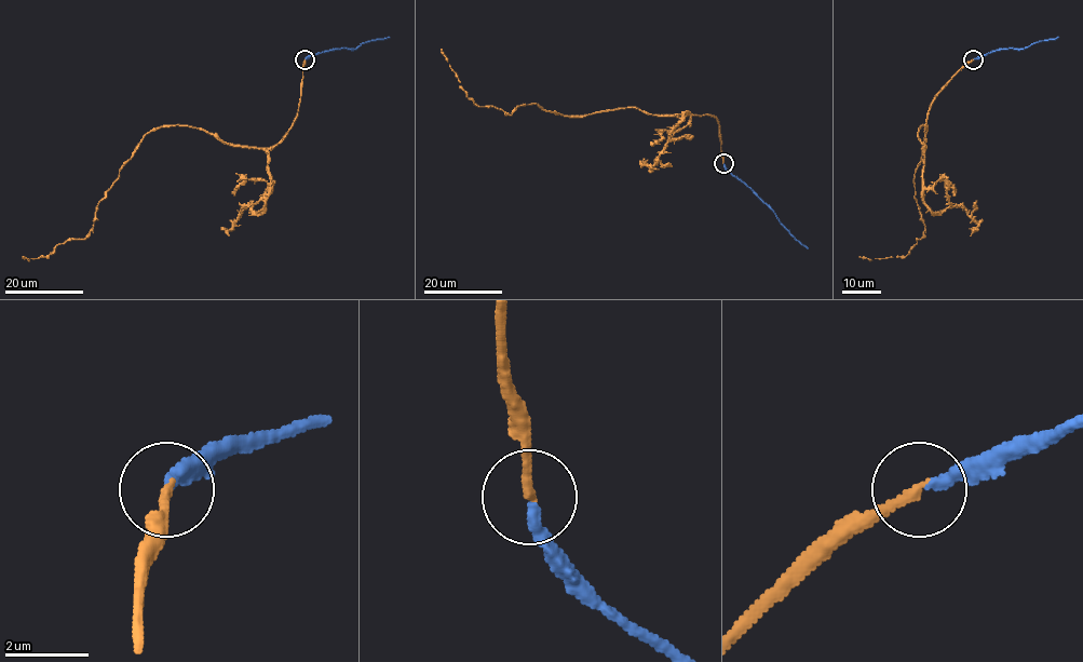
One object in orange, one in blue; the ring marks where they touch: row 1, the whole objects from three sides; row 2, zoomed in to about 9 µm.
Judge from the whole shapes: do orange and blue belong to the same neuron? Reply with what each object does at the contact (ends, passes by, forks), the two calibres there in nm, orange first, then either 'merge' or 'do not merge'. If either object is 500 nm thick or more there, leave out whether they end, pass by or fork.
orange ends there; blue ends there; 240 nm thick on the orange side, 280 nm on the other; merge

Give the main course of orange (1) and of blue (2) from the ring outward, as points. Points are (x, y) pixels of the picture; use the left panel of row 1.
1: (306, 59), (295, 120), (272, 146), (230, 146), (195, 127), (150, 130), (86, 235), (48, 256), (22, 256)
2: (306, 59), (326, 51), (356, 49), (390, 37)

